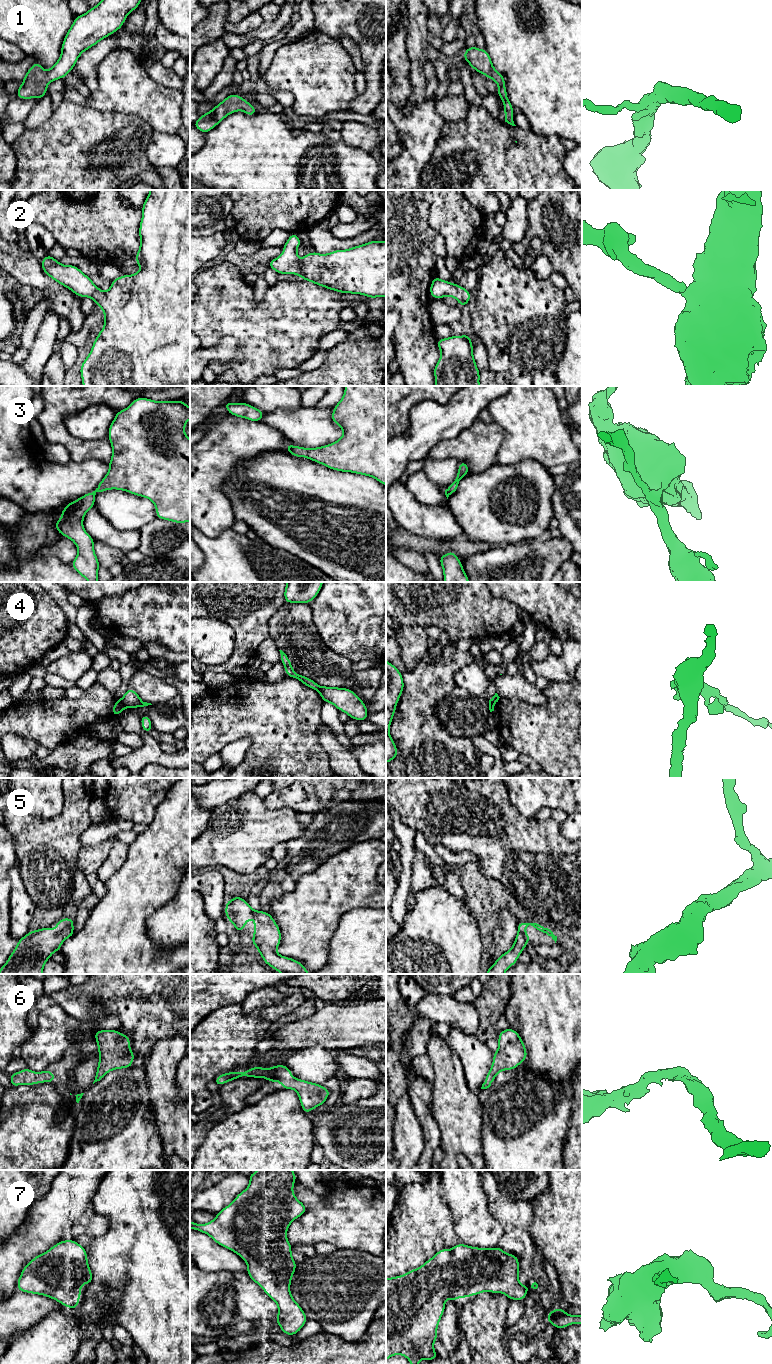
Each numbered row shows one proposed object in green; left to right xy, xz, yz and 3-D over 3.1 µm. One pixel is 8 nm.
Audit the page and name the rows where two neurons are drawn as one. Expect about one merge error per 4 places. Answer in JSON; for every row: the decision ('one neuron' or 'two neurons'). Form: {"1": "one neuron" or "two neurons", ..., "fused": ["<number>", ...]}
{"1": "one neuron", "2": "one neuron", "3": "two neurons", "4": "two neurons", "5": "one neuron", "6": "one neuron", "7": "one neuron", "fused": ["3", "4"]}

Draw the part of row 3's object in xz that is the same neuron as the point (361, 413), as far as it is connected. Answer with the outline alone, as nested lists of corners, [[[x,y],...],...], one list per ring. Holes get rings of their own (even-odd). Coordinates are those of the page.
[[[345,386],[331,419],[343,431],[340,439],[316,448],[292,446],[289,453],[332,470],[373,477],[386,486],[386,386]]]

